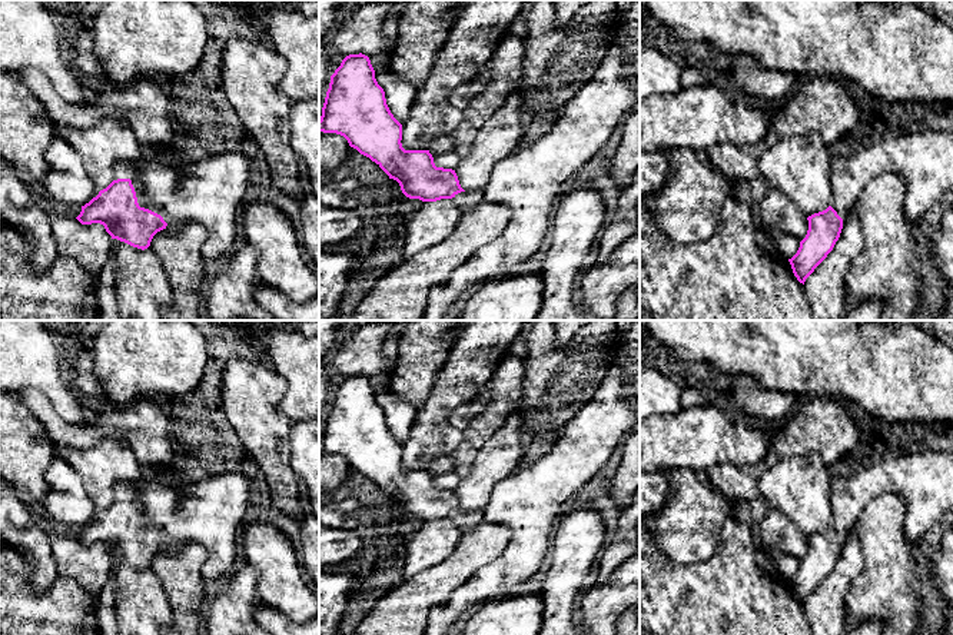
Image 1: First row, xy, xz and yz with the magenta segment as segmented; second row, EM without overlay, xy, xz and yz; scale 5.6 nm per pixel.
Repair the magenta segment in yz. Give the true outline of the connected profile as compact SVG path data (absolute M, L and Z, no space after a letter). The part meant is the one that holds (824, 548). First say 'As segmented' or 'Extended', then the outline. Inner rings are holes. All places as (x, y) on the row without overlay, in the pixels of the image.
Extended. M927 449L889 456L849 476L831 479L830 526L807 538L807 555L797 574L788 579L800 604L804 605L833 571L843 549L843 538L866 505L881 493L904 498L904 535L909 541L919 541L953 515L953 453Z

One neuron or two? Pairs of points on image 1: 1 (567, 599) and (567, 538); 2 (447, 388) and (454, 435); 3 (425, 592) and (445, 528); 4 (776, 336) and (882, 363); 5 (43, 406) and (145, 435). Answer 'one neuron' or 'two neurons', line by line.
1: one neuron
2: one neuron
3: two neurons
4: one neuron
5: one neuron

